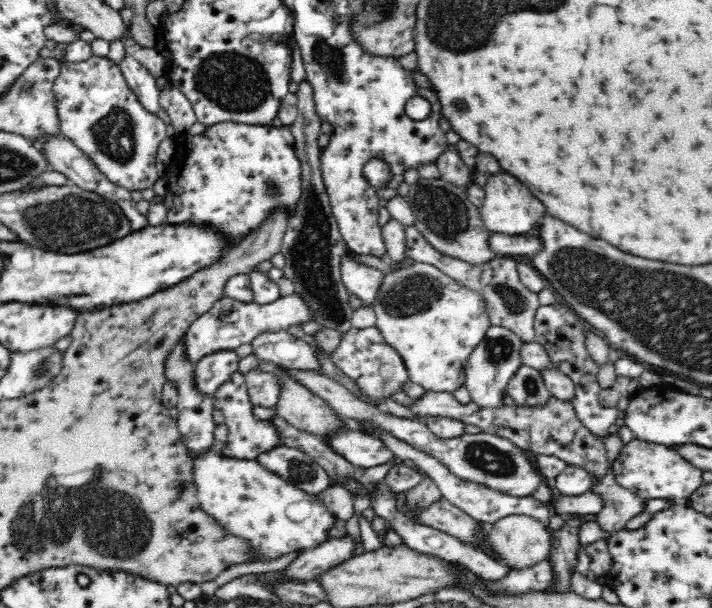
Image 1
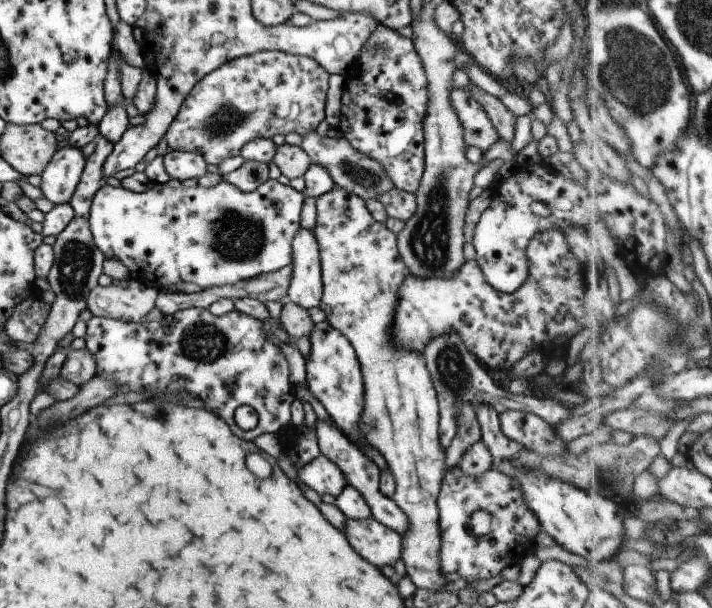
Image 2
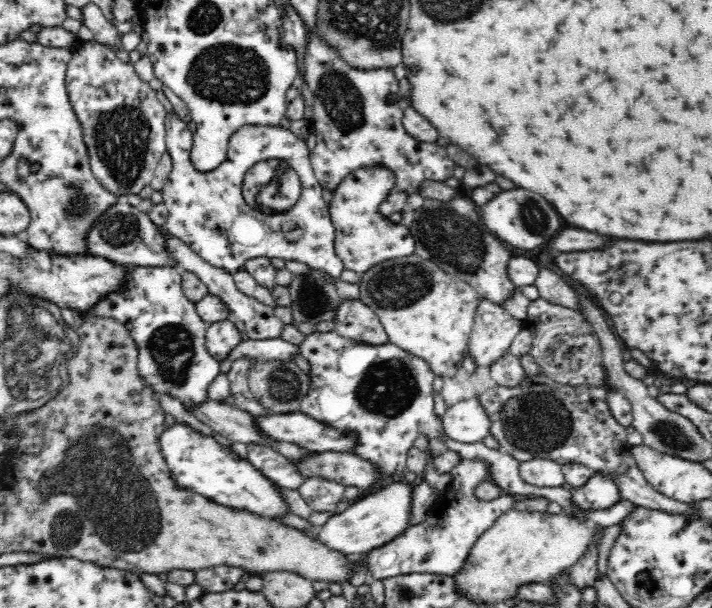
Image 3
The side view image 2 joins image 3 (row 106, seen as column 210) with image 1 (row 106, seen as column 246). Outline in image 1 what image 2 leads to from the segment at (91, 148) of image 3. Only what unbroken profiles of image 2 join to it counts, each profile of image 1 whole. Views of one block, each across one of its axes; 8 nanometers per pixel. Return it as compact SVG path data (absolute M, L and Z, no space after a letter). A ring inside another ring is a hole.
M93 55L83 62L61 63L61 72L54 82L53 94L59 118L61 134L86 154L114 184L132 190L152 188L156 174L157 151L166 137L166 122L148 112L125 80L118 65L107 57Z

